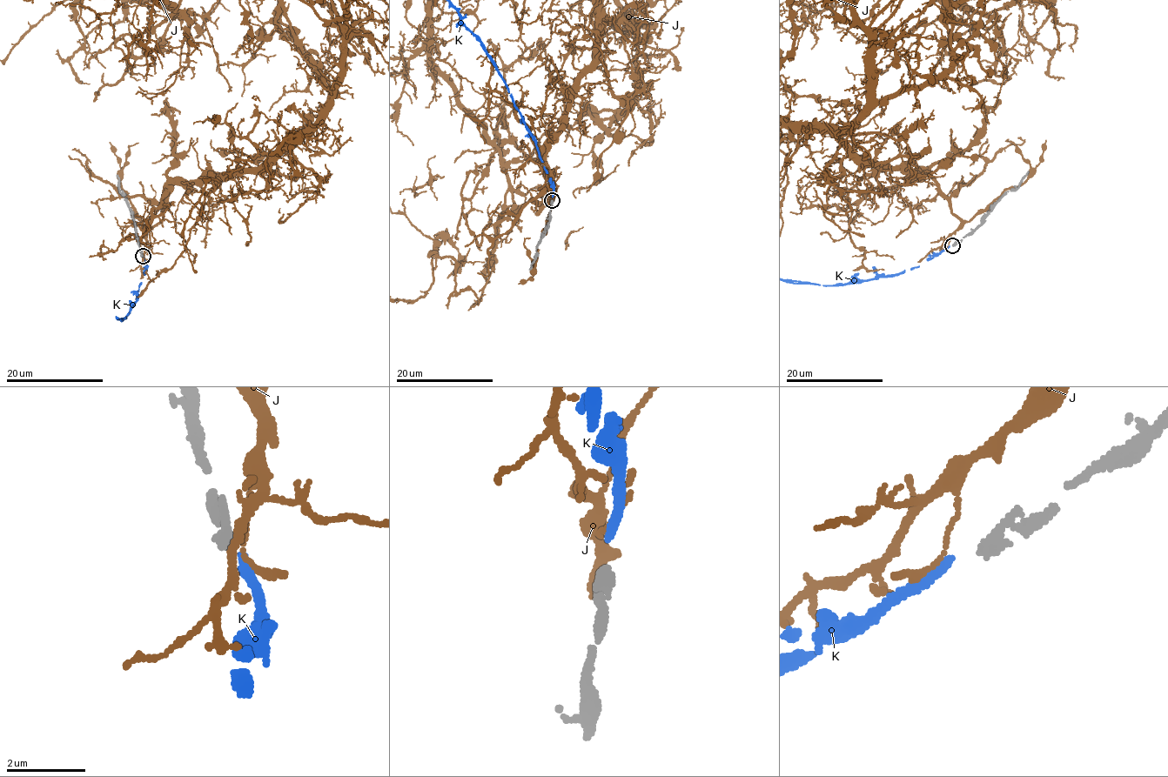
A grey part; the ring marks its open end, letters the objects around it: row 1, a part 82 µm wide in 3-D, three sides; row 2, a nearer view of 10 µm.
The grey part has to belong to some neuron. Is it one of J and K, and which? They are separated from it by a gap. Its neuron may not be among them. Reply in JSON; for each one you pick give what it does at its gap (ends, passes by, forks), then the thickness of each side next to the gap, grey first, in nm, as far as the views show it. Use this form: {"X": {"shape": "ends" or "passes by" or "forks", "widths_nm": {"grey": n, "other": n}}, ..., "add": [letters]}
{"K": {"shape": "ends", "widths_nm": {"grey": 320, "other": 220}}, "add": ["K"]}

